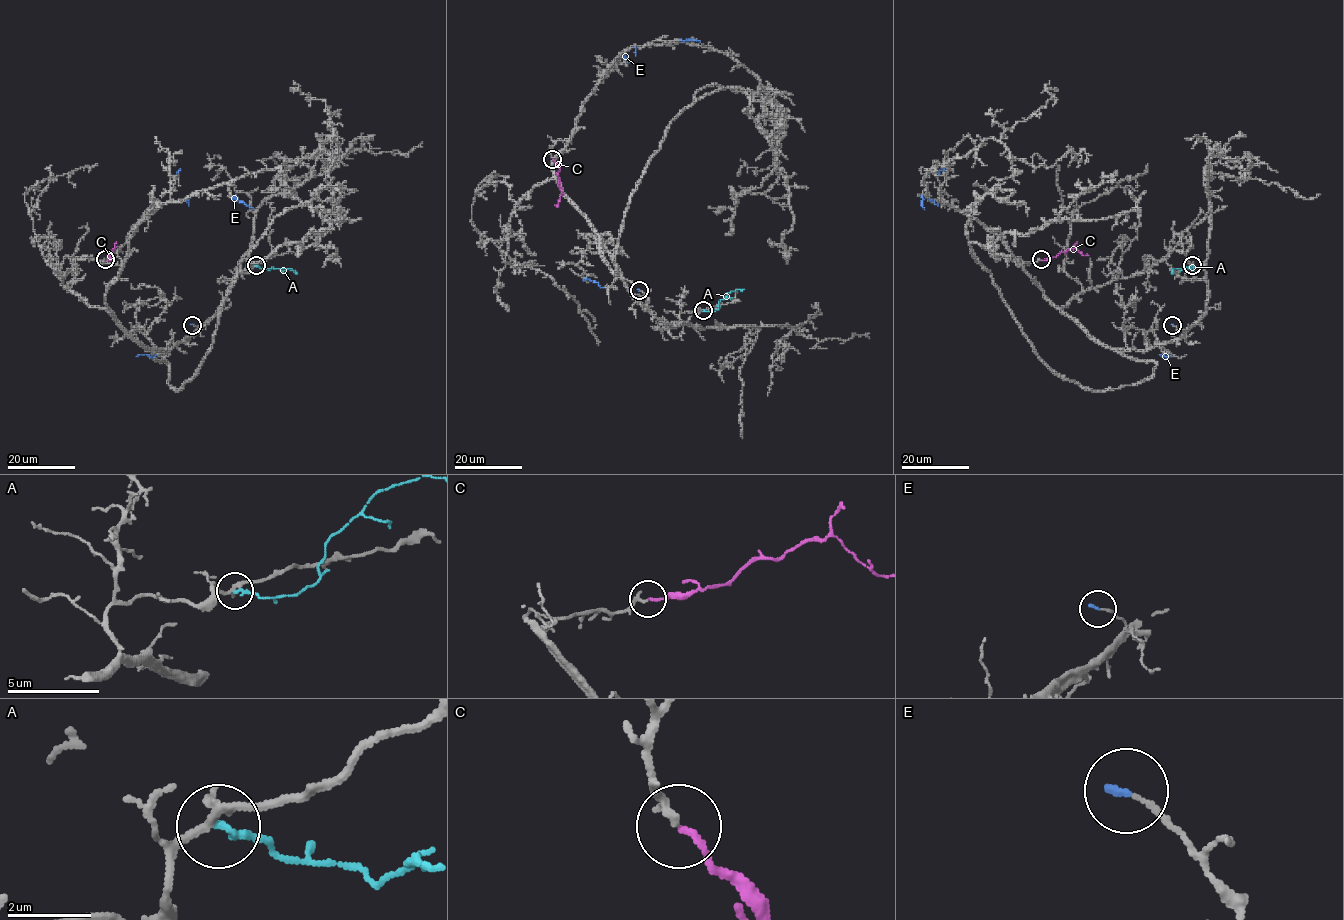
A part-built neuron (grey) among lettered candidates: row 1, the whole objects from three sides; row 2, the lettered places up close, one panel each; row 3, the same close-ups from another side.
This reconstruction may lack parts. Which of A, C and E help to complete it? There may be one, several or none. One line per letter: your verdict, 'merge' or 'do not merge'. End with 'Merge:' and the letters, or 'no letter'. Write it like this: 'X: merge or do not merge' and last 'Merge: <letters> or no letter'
A: do not merge
C: merge
E: do not merge
Merge: C

